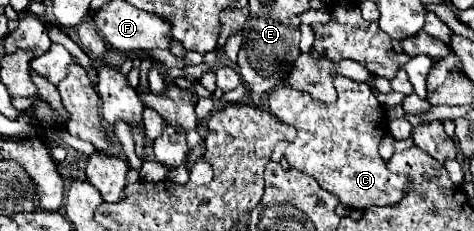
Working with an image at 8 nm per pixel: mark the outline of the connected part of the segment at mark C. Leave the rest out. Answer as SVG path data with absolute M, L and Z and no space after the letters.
M337 76L335 78L335 90L337 90L339 98L333 104L315 100L309 94L297 92L295 88L289 88L289 86L275 88L267 96L269 112L277 120L297 128L297 138L287 146L285 160L289 162L291 168L313 176L323 190L335 194L339 198L339 202L349 210L365 210L365 208L369 208L373 204L377 204L377 206L397 204L401 200L401 196L403 196L403 188L407 186L407 180L403 176L391 174L387 170L383 158L379 156L379 142L387 134L387 112L385 112L385 108L379 104L379 100L375 98L375 94L369 90L367 84L355 82L351 78Z

